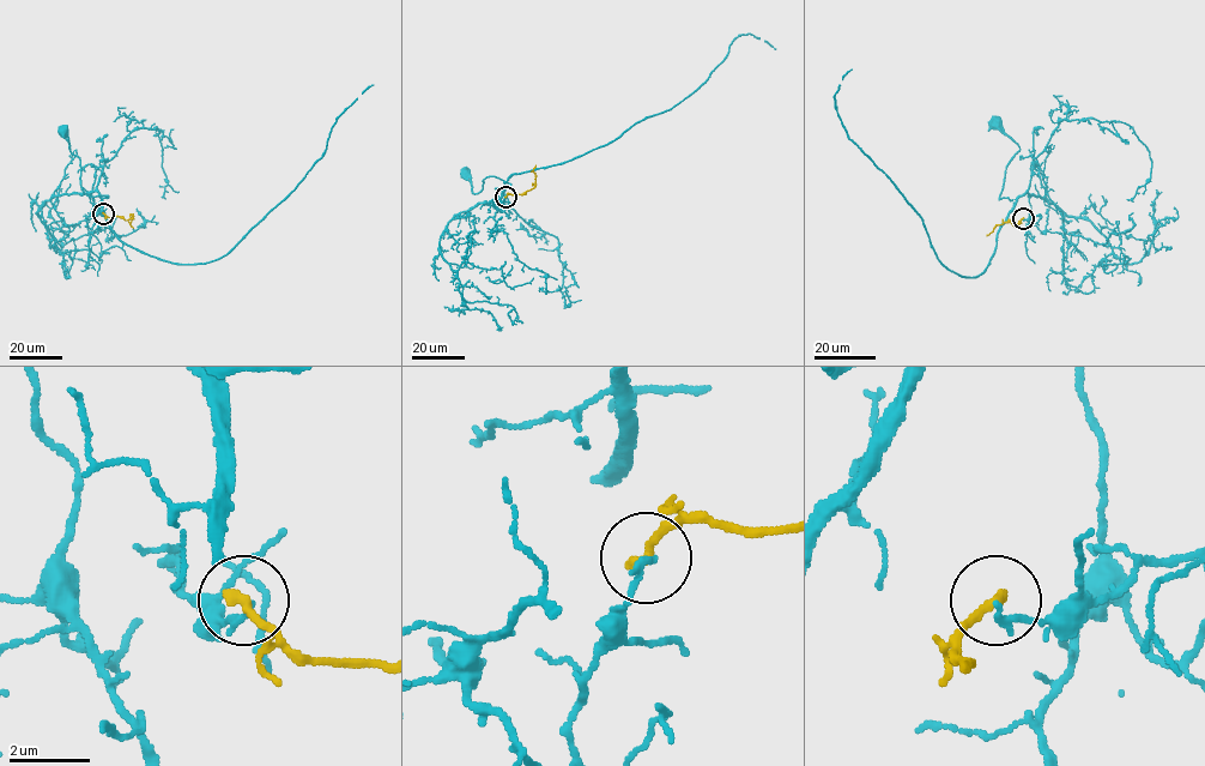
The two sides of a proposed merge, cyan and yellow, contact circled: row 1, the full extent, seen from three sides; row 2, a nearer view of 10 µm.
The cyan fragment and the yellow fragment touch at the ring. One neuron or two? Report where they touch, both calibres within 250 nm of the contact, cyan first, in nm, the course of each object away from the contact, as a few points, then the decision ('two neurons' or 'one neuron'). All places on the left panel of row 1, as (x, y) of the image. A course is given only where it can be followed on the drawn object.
at (103, 213); 150 nm thick on the cyan side, 300 nm on the other; cyan runs (103, 213), (92, 215), (89, 194), (108, 197), (85, 192), (80, 160), (62, 132); yellow runs (103, 213), (126, 219), (133, 216), (129, 224), (133, 228); two neurons

